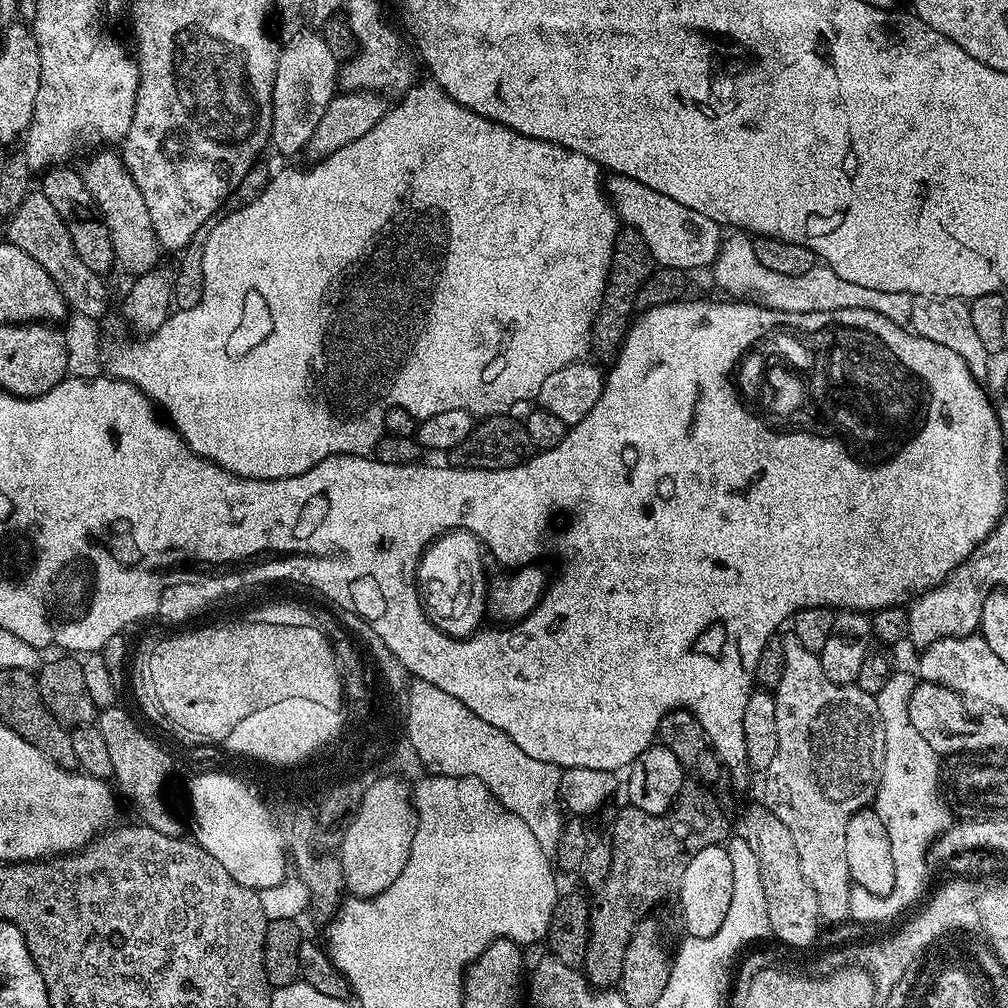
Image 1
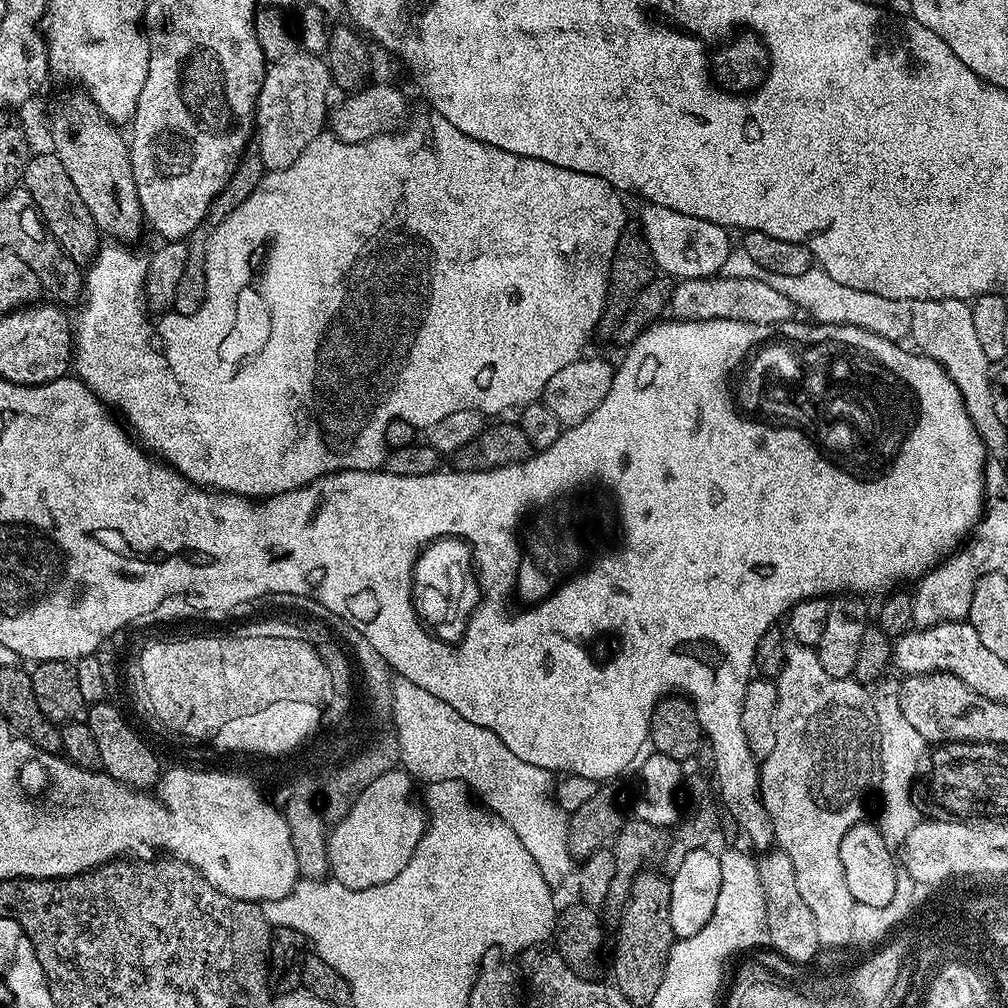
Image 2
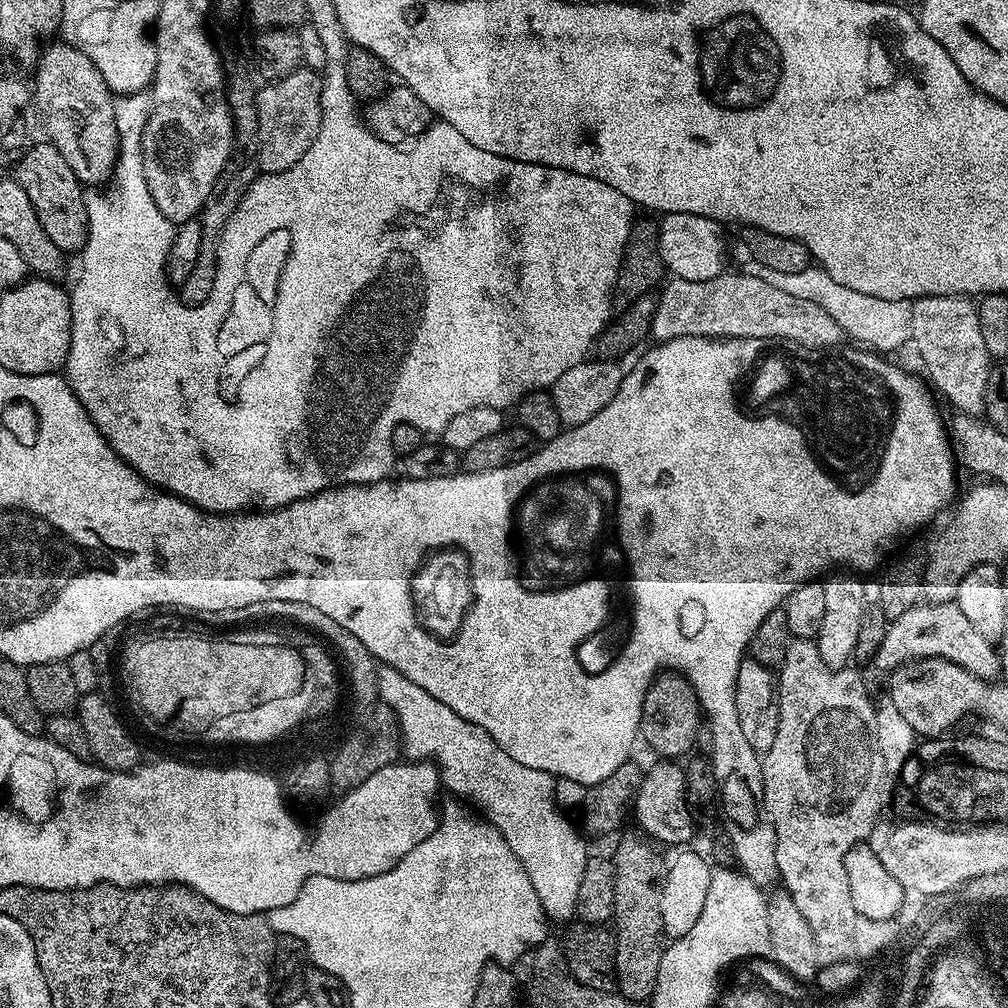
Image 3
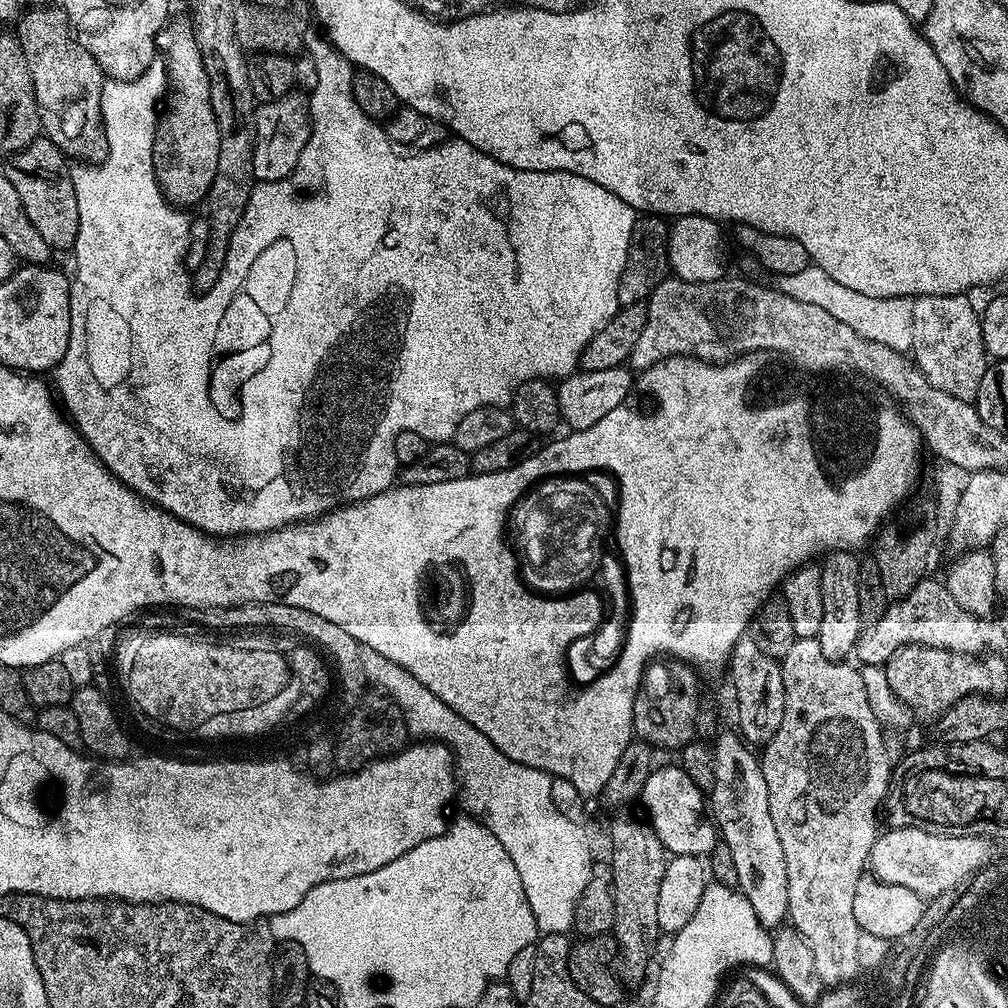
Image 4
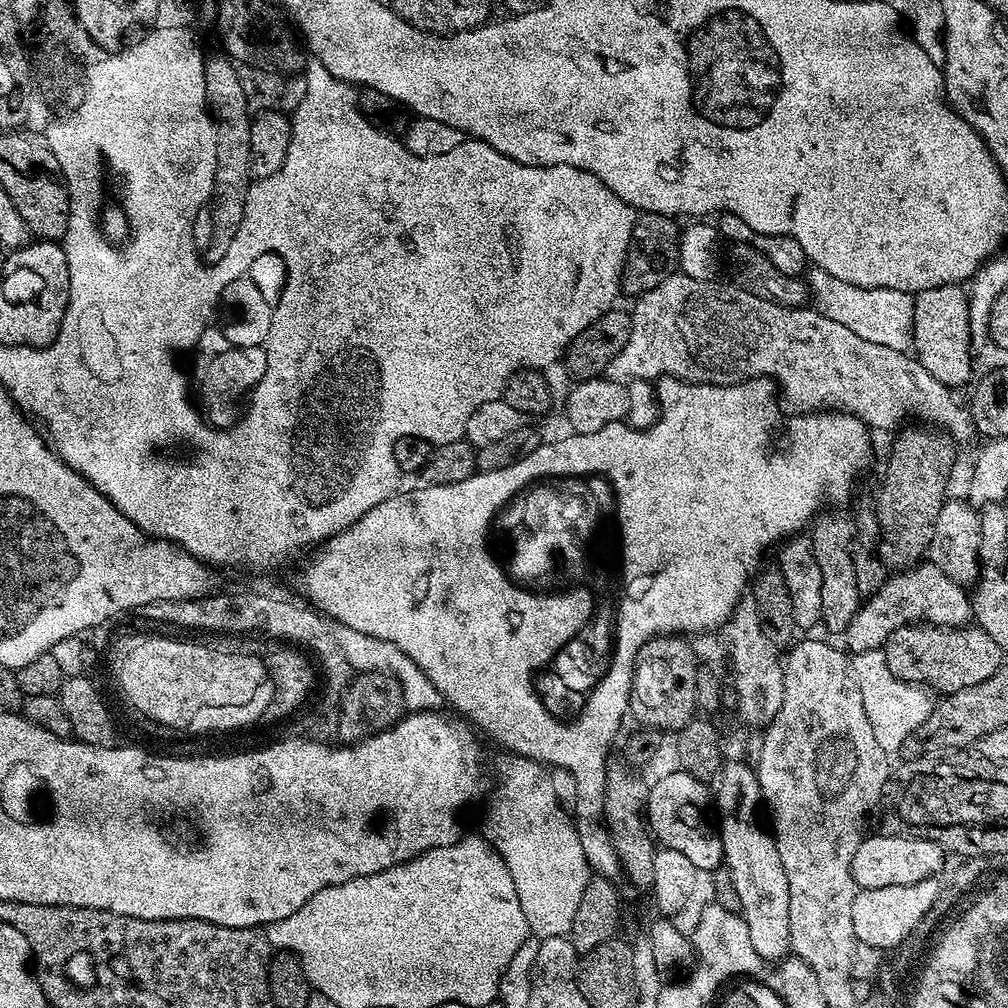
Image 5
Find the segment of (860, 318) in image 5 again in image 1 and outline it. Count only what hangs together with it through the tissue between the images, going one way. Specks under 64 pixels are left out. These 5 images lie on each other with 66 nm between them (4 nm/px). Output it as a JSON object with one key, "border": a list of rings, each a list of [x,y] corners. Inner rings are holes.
{"border":[[[739,230],[728,235],[721,239],[710,273],[712,272],[713,282],[722,291],[732,295],[729,297],[755,298],[763,307],[777,308],[790,314],[814,314],[824,310],[874,310],[901,326],[911,321],[914,297],[908,292],[866,290],[866,286],[846,282],[846,278],[838,278],[838,274],[834,274],[834,270],[827,266],[817,266],[806,270],[806,274],[797,276],[777,274],[774,270],[766,270],[766,266],[761,266],[758,258],[754,258],[751,235]]]}

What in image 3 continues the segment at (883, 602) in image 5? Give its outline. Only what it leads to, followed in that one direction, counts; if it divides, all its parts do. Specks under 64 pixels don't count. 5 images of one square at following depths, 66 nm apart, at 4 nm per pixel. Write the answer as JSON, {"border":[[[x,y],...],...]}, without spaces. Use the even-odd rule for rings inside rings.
{"border":[[[921,602],[915,604],[910,610],[906,610],[906,614],[902,614],[902,618],[891,621],[886,630],[886,634],[882,638],[882,642],[878,646],[874,657],[874,663],[885,670],[893,670],[900,664],[905,664],[911,660],[920,659],[946,659],[958,666],[964,667],[970,674],[976,675],[983,680],[995,681],[996,676],[1000,672],[1000,656],[995,652],[993,641],[982,638],[982,634],[978,634],[977,628],[972,625],[966,618],[966,614],[962,614],[962,610],[958,610],[958,606],[954,602]]]}

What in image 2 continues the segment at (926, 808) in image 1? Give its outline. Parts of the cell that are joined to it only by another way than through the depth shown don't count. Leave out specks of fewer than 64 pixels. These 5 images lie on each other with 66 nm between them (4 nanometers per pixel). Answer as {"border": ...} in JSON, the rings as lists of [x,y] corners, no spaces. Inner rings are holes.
{"border":[[[885,674],[875,681],[874,687],[871,689],[872,705],[874,706],[874,714],[878,718],[878,734],[880,735],[880,772],[884,776],[884,828],[880,833],[887,844],[894,845],[905,833],[911,828],[912,821],[916,819],[915,808],[912,808],[911,800],[908,800],[908,783],[918,779],[916,772],[920,768],[920,763],[926,760],[926,743],[921,734],[918,734],[914,727],[906,722],[905,715],[902,714],[899,706],[899,686],[901,677],[899,675]]]}

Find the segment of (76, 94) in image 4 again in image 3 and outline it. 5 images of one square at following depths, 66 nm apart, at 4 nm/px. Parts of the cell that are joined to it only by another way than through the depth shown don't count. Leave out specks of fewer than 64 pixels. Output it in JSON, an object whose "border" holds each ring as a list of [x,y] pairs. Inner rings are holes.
{"border":[[[63,40],[41,49],[34,71],[33,105],[46,134],[45,139],[62,154],[83,185],[98,186],[111,181],[119,158],[119,138],[114,96],[109,92],[101,72],[88,56]]]}

